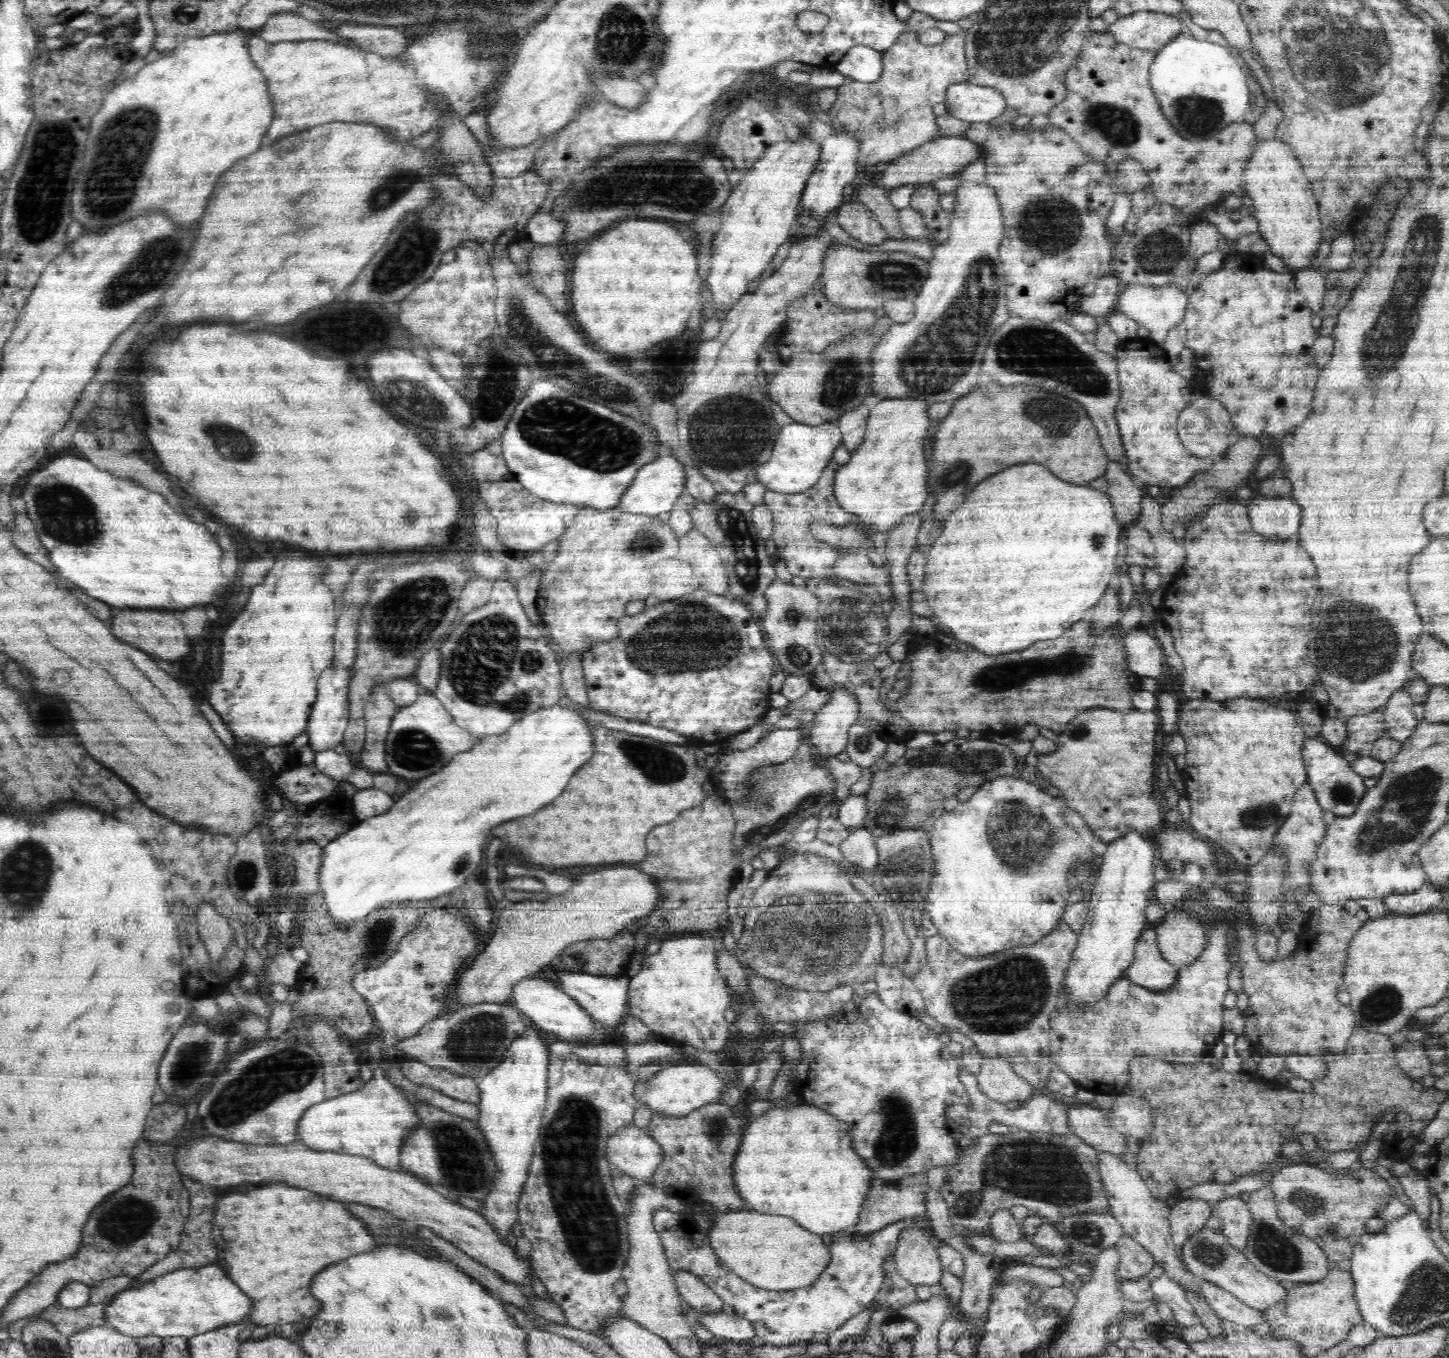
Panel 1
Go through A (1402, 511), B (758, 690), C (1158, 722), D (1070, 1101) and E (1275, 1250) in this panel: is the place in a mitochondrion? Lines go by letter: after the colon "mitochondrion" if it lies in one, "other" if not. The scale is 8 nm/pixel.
A: other
B: other
C: other
D: other
E: mitochondrion

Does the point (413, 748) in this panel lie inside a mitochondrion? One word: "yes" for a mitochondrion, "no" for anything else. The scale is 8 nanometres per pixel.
yes

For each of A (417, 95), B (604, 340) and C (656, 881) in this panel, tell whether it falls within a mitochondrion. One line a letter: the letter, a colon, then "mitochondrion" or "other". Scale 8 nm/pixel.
A: other
B: other
C: other

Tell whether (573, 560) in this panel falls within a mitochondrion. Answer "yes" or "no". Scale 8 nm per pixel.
no

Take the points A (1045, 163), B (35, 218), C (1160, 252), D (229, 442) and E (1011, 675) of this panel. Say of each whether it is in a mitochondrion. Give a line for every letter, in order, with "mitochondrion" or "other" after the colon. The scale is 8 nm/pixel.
A: other
B: mitochondrion
C: mitochondrion
D: mitochondrion
E: mitochondrion

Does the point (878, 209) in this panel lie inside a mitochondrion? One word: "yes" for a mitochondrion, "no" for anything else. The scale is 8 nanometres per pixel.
no

